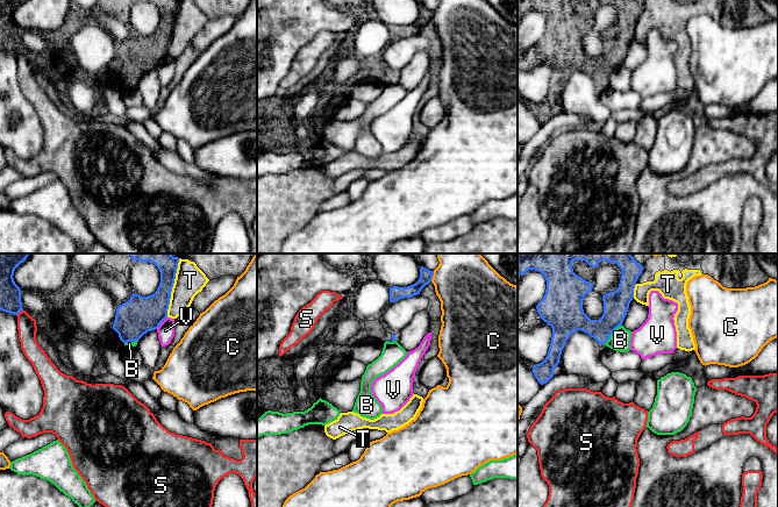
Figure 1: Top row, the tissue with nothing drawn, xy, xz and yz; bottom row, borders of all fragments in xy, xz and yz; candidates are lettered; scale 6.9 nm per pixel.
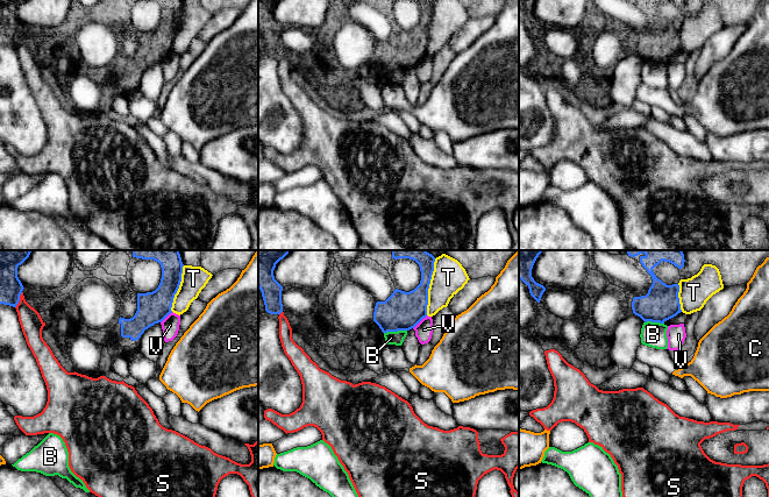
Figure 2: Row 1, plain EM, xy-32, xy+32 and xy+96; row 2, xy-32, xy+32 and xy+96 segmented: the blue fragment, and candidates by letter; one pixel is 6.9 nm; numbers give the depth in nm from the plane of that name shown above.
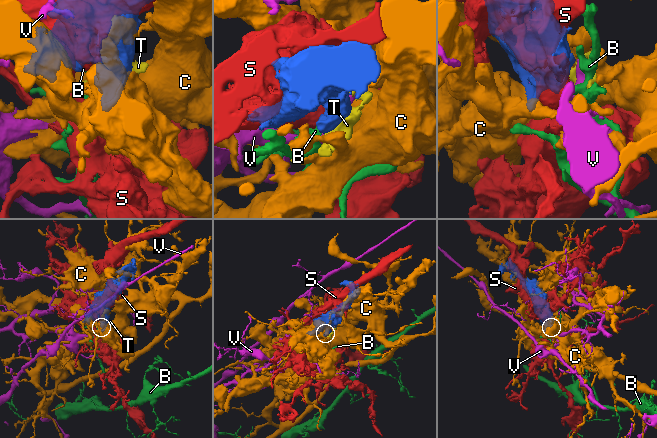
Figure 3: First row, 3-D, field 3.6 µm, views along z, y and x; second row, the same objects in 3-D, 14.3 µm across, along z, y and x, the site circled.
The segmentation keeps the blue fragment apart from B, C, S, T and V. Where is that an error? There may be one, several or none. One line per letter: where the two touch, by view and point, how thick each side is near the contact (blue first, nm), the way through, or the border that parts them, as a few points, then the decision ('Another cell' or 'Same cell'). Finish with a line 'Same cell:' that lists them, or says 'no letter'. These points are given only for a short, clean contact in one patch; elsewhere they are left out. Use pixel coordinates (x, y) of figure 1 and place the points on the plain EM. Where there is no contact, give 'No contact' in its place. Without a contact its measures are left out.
B: Touches blue at yz (611, 73). Thickness 180 nm (blue) against 140 nm. Boundary: yz (621, 64), (604, 84). Another cell
C: Touches blue at xz (433, 14). Thickness 90 nm (blue) against 400 nm. Another cell
S: Touches blue at xy (19, 51). Thickness 140 nm (blue) against 130 nm. Another cell
T: Touches blue at xy (171, 28). Thickness 240 nm (blue) against 200 nm. Another cell
V: Touches blue at xy (162, 61). Thickness 260 nm (blue) against 120 nm. Another cell
Same cell: no letter

